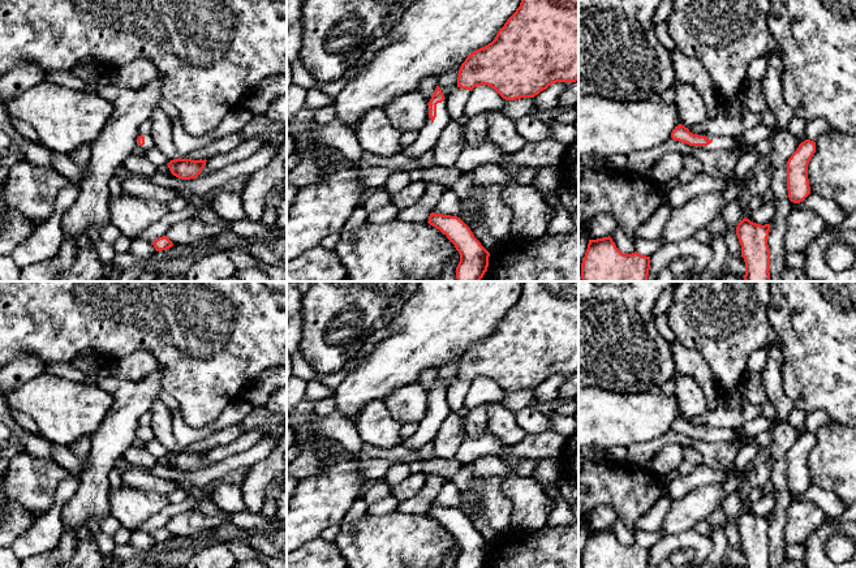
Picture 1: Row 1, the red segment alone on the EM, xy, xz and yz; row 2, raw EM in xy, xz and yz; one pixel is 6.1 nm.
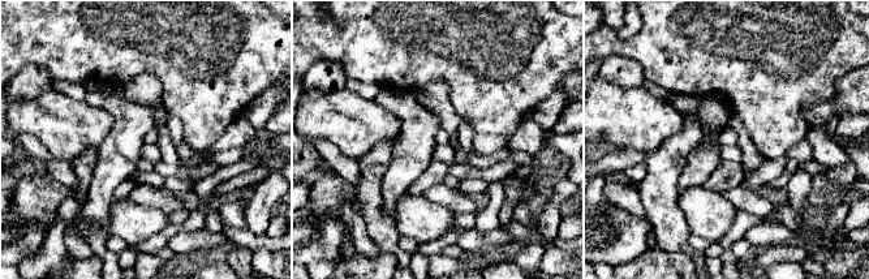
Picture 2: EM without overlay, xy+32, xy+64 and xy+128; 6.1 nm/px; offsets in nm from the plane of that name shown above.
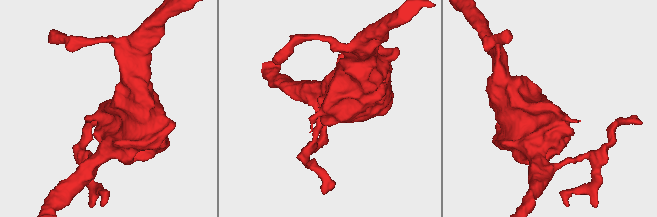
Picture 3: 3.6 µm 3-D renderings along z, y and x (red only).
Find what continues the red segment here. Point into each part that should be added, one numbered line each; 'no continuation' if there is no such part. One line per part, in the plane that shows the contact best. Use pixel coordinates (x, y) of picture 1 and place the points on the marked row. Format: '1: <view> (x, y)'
1: yz (719, 142)

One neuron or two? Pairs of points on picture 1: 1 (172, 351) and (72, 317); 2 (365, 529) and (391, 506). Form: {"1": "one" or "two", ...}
{"1": "one", "2": "two"}

